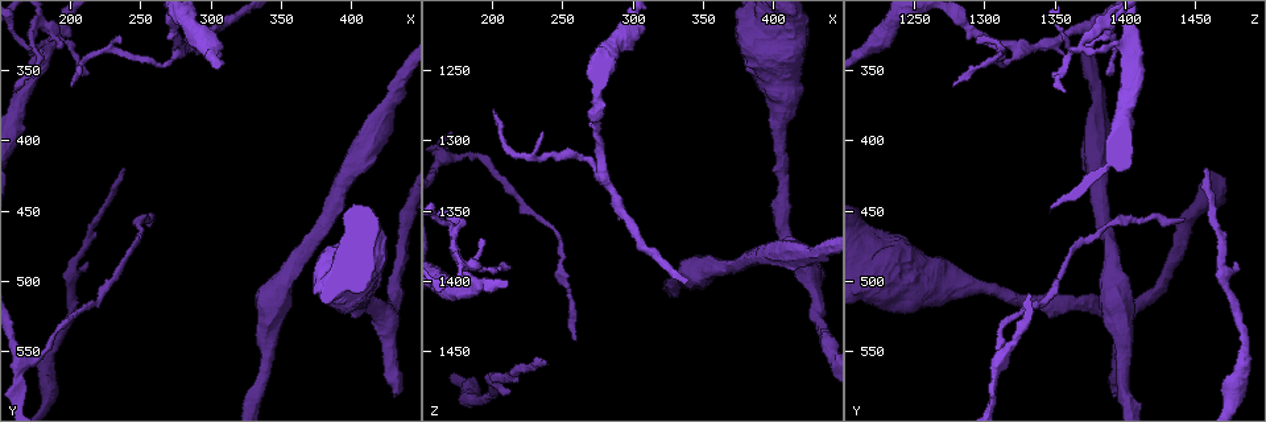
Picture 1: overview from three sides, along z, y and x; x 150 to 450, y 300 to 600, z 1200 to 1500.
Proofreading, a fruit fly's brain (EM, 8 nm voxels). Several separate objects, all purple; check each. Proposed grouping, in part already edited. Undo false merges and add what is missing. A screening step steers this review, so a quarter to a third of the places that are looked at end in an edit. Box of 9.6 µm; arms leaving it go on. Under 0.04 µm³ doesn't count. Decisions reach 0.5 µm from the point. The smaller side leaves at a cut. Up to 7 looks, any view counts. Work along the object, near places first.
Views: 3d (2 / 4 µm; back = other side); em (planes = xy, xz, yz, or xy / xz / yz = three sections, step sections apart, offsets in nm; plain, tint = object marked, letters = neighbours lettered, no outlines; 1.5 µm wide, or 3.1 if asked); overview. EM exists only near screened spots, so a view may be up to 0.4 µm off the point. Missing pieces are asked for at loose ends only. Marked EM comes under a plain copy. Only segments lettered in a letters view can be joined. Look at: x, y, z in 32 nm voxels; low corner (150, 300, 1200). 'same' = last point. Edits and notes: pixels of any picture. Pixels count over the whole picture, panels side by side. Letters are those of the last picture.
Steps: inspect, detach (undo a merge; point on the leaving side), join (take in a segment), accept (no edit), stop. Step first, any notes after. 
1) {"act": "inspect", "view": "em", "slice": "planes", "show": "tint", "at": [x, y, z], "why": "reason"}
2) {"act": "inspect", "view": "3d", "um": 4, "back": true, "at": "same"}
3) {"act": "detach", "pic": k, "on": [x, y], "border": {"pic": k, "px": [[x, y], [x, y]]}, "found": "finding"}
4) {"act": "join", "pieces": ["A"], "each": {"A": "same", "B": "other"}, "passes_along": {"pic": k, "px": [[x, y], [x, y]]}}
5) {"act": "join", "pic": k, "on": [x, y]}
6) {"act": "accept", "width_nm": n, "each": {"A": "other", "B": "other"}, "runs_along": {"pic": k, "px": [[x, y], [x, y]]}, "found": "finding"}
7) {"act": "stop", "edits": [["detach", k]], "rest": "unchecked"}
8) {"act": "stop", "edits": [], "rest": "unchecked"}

{"act": "inspect", "view": "em", "slice": "yz", "step": 4, "show": "letters", "at": [212, 352, 1394], "why": "free end"}

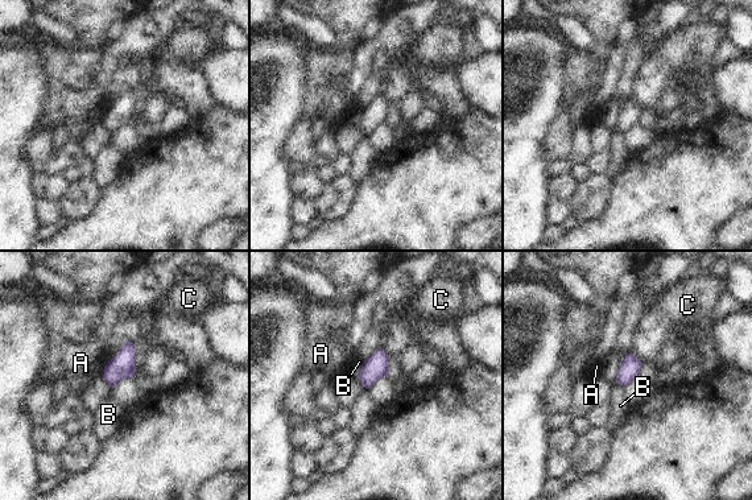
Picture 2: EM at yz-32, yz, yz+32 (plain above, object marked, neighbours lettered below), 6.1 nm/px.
{"act": "accept", "each": {"A": "other", "B": "other", "C": "other"}, "border": {"pic": 2, "px": [[629, 352], [641, 362]]}, "found": "none of them fits"}

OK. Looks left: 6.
{"act": "inspect", "view": "em", "slice": "yz", "step": 4, "show": "letters", "at": [202, 362, 1278], "why": "thin end"}

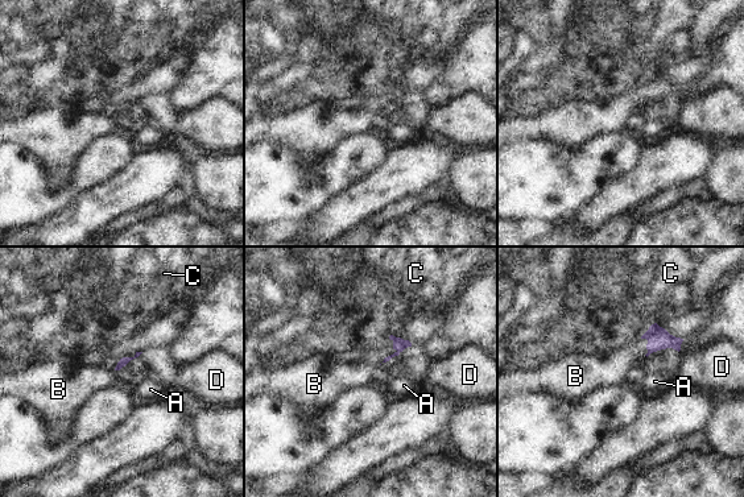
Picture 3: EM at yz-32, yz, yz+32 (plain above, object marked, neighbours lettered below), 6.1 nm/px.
{"act": "inspect", "view": "em", "slice": "planes", "show": "letters", "at": "same", "why": "cut it another way"}

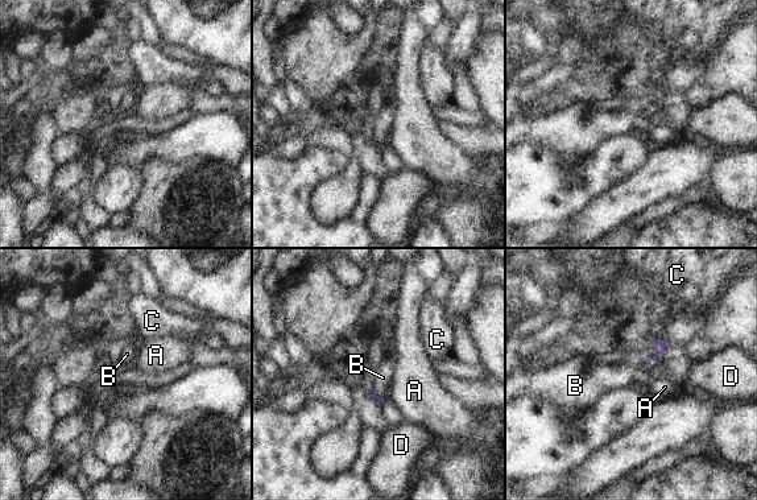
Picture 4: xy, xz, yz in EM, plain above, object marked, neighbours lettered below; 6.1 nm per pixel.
{"act": "join", "pieces": ["B"], "each": {"A": "other", "B": "same", "C": "other", "D": "other"}, "passes_along": {"pic": 4, "px": [[660, 346], [656, 354], [620, 374]]}, "found": "it goes on there"}

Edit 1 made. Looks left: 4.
{"act": "inspect", "view": "3d", "um": 2, "at": [240, 422, 1458]}

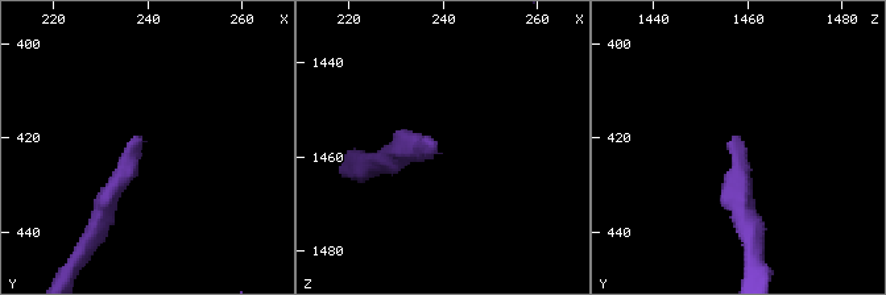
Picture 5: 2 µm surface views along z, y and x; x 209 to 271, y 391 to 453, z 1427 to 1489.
{"act": "inspect", "view": "em", "slice": "planes", "show": "tint", "at": [239, 420, 1457], "why": "shape alone is not enough"}

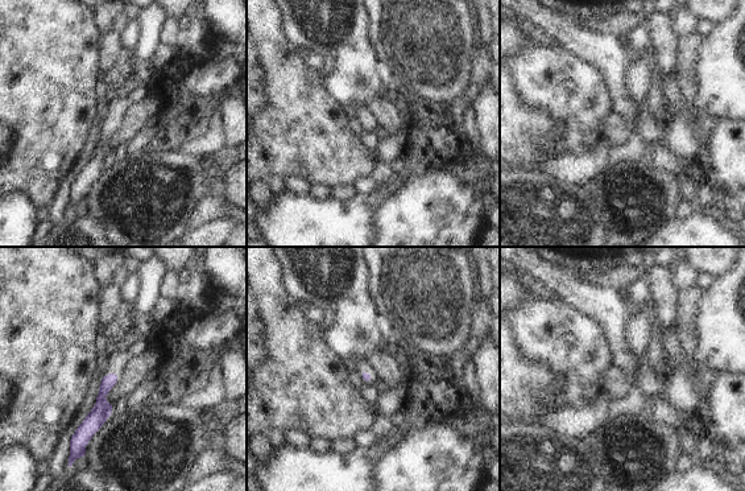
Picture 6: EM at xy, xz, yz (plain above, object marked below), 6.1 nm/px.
{"act": "inspect", "view": "em", "slice": "planes", "show": "letters", "at": "same"}

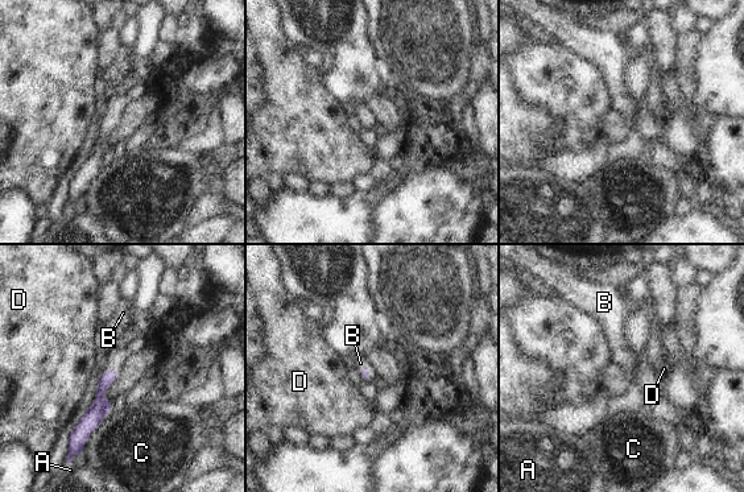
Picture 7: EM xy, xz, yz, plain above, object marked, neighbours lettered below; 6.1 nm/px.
{"act": "join", "pieces": ["B"], "longest_contact_nm": ["C", 300], "each": {"A": "other", "B": "same", "C": "other", "D": "other"}, "found": "the neuron continues"}

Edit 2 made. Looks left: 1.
{"act": "stop", "edits": [["join", 4], ["join", 7]], "rest": "unchecked"}

